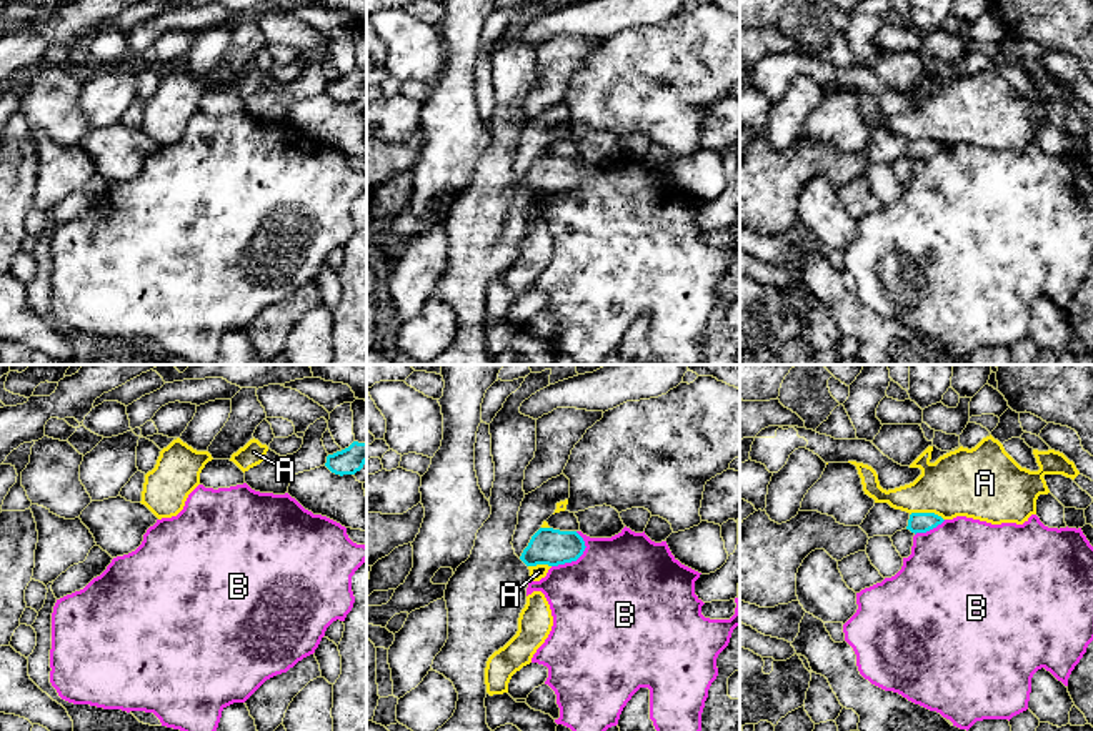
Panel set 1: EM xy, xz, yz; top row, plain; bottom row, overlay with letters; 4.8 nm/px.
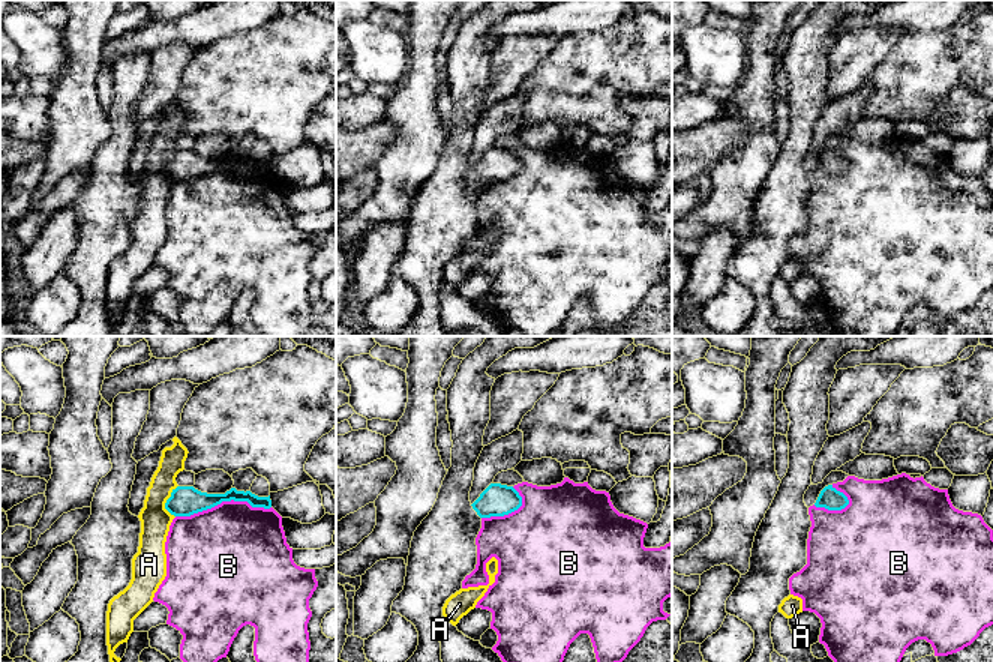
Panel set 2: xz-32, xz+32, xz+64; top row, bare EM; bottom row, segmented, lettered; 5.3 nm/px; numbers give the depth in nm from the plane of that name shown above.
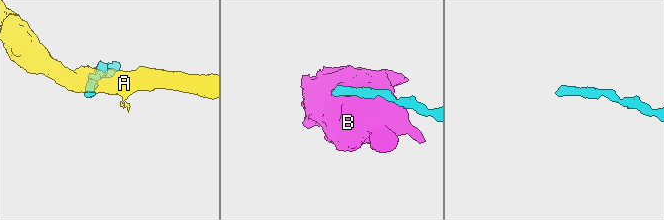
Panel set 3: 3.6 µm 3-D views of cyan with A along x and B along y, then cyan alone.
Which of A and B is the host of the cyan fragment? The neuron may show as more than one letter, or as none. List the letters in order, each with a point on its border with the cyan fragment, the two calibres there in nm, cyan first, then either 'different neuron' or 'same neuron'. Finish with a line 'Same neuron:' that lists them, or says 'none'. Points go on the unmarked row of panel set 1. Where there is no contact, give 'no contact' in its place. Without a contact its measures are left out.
A: contact yz (927, 140); calibres 100 and 320 nm; different neuron
B: contact xz (577, 185); calibres 180 and 500 nm; different neuron
Same neuron: none

